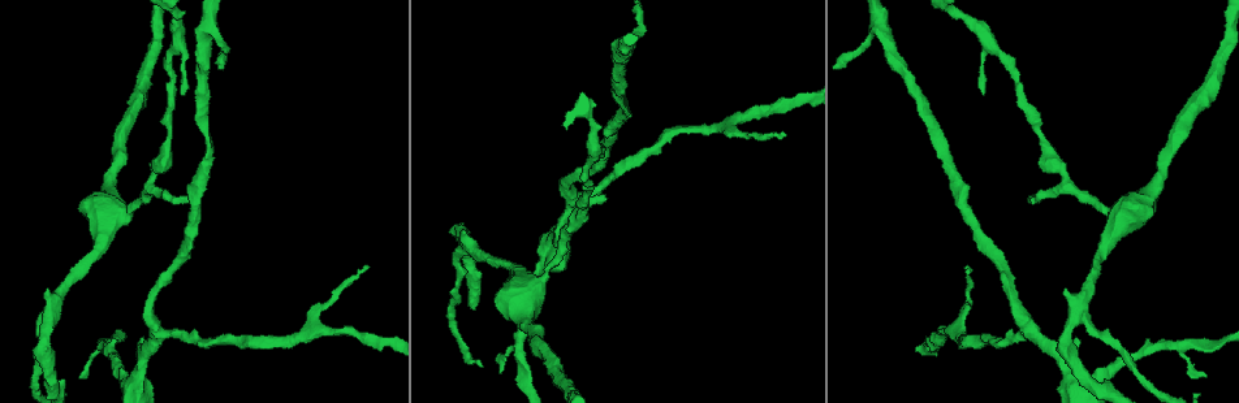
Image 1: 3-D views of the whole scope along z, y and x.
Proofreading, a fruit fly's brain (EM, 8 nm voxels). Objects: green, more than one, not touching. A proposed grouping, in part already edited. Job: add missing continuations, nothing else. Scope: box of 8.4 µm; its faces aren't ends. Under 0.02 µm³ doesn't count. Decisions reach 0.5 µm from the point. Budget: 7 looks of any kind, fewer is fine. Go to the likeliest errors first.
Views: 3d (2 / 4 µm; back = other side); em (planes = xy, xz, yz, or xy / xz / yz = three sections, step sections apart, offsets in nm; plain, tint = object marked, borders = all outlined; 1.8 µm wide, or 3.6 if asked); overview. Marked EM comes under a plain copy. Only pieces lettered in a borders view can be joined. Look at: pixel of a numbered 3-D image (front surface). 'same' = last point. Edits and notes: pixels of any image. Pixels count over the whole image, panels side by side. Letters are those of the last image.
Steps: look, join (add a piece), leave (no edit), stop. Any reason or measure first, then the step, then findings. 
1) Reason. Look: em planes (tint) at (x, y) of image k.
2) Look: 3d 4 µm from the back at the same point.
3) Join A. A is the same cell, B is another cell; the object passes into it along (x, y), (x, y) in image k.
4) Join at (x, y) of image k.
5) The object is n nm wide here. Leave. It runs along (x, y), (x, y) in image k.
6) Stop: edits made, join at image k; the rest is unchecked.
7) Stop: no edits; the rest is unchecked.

Free end. Look: 3d 4 µm from the back at (188, 203) of image 1.

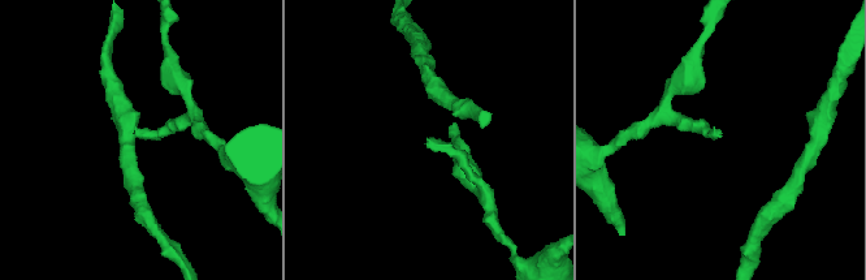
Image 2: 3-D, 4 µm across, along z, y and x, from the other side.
Now the EM. Look: em planes (tint) at (718, 135) of image 2.

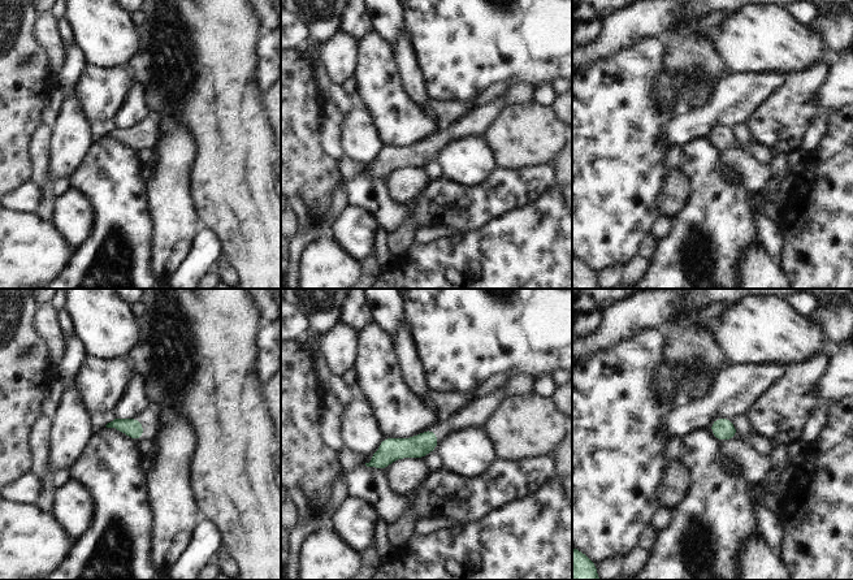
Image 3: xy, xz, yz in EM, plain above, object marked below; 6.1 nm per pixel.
Look: em planes (borders) at the same point.

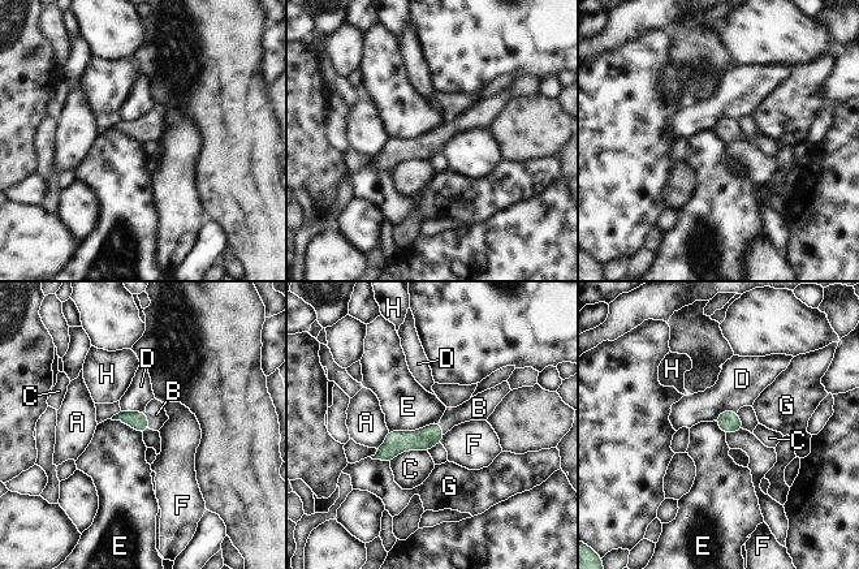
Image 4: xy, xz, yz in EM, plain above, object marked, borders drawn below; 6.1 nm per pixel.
The object is 120 nm wide here. Join B. B is the same cell, A, C, D, E, F, G and H are other cells; the object passes into it along (138, 421), (147, 421), (156, 414) in image 4; it goes on there.

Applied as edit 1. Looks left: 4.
Redraw. Look: overview.

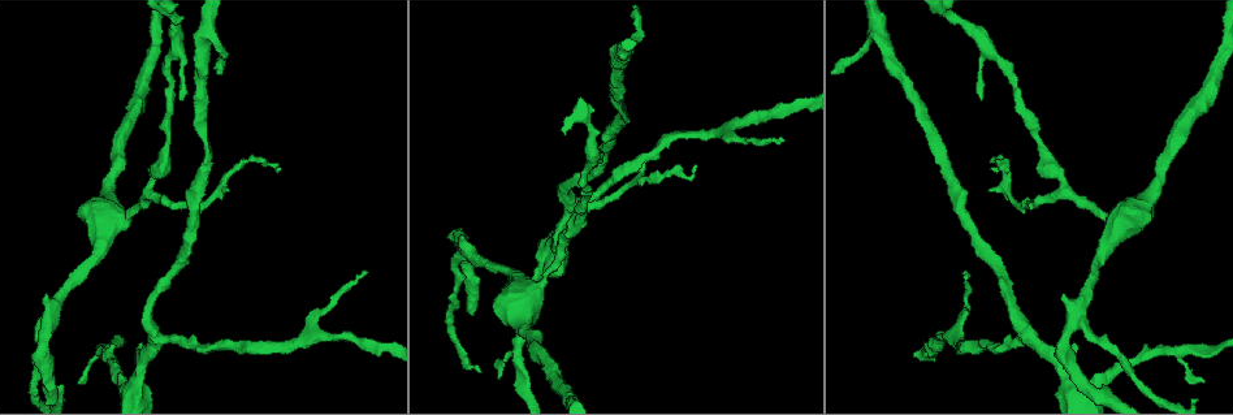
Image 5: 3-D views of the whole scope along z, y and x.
Branch stops here. Look: em planes (borders) at (1075, 344) of image 5.

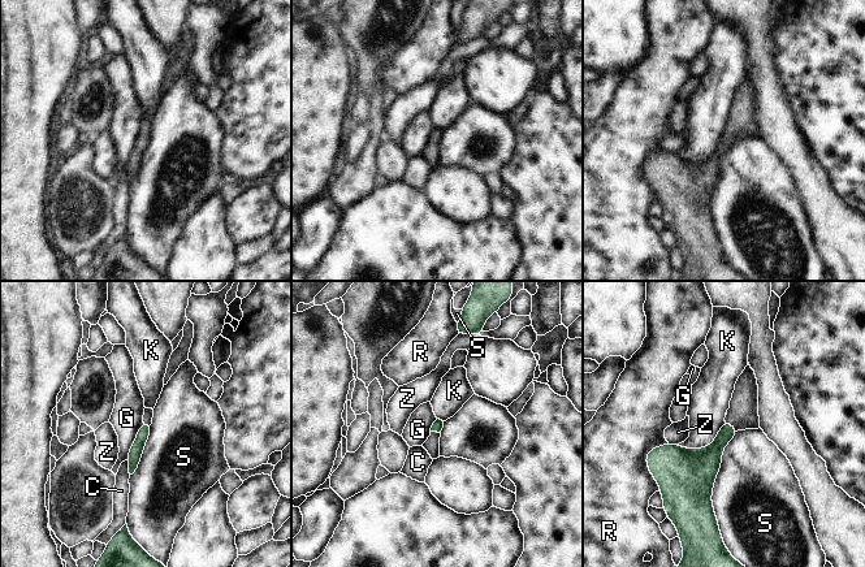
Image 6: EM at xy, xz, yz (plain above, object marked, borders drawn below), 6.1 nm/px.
Leave. C, G, K, R, S and Z are other cells; it runs along (148, 425), (138, 444), (132, 468) in image 6; no lettered piece goes on from it.

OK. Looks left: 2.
Free end. Look: 3d 4 µm at (278, 171) of image 5.

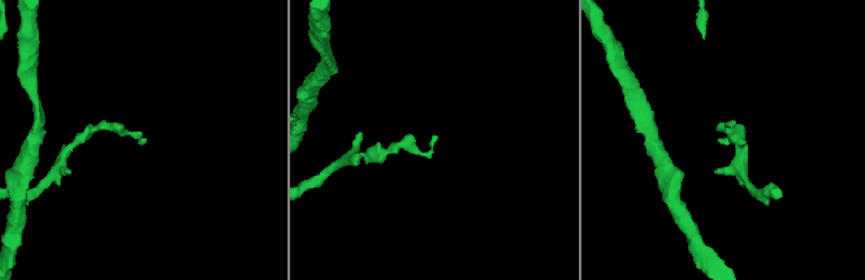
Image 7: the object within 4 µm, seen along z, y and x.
Look: em 3.6 µm planes (borders) at (433, 135) of image 7.

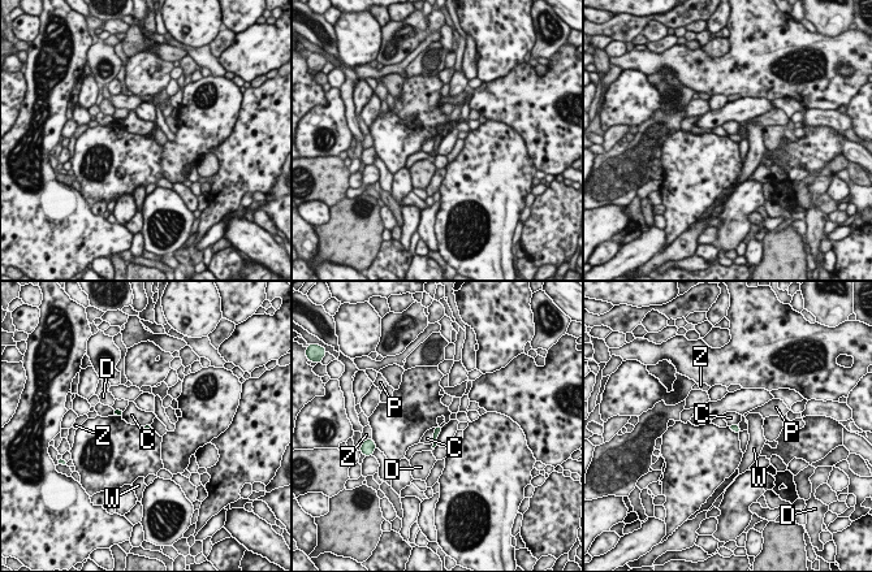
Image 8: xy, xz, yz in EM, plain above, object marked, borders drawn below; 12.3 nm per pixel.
Leave. C, D, P, W and Z are other cells; a border runs along (435, 428), (431, 442) in image 8; none of them fits.

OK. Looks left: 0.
Stop: edits made, join at image 4; the rest is unchecked.

